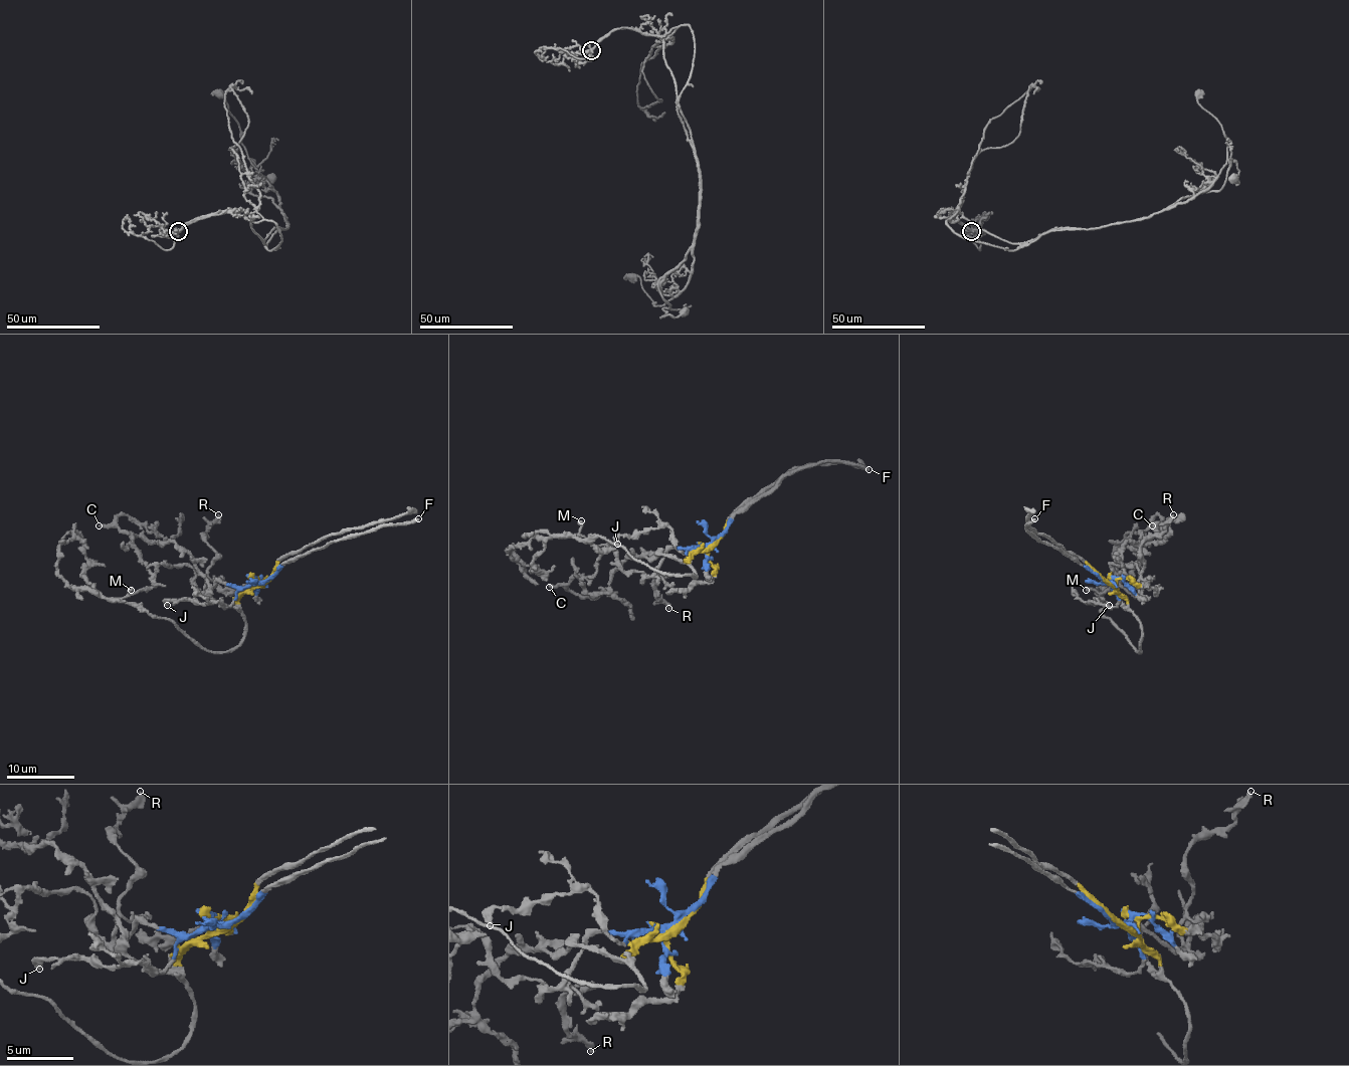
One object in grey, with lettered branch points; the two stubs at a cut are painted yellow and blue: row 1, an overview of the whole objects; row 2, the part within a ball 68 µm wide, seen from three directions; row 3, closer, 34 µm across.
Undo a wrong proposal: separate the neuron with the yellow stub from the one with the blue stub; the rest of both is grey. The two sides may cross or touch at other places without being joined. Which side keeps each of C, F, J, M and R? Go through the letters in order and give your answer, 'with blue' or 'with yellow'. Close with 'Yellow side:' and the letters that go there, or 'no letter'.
C: with blue
F: with blue
J: with blue
M: with blue
R: with blue
Yellow side: no letter

